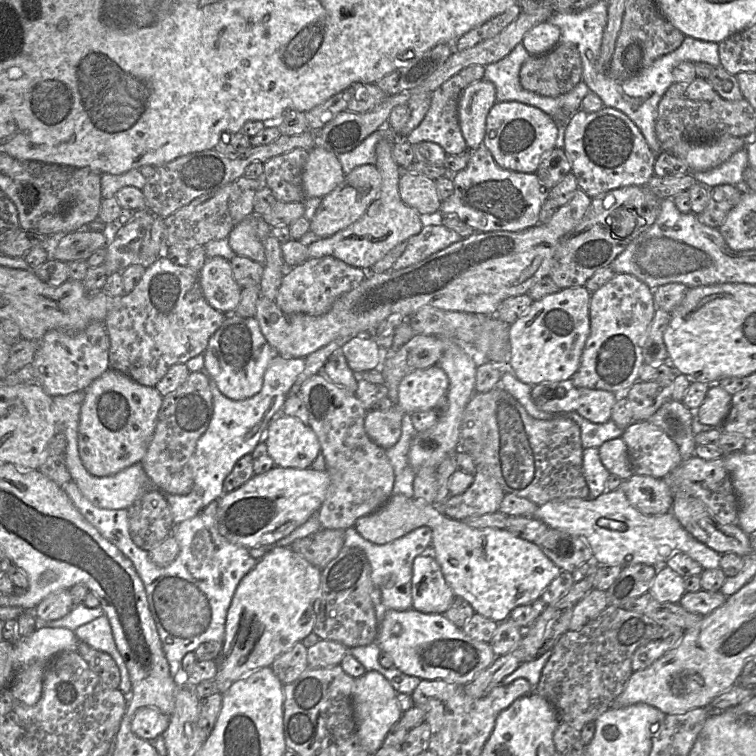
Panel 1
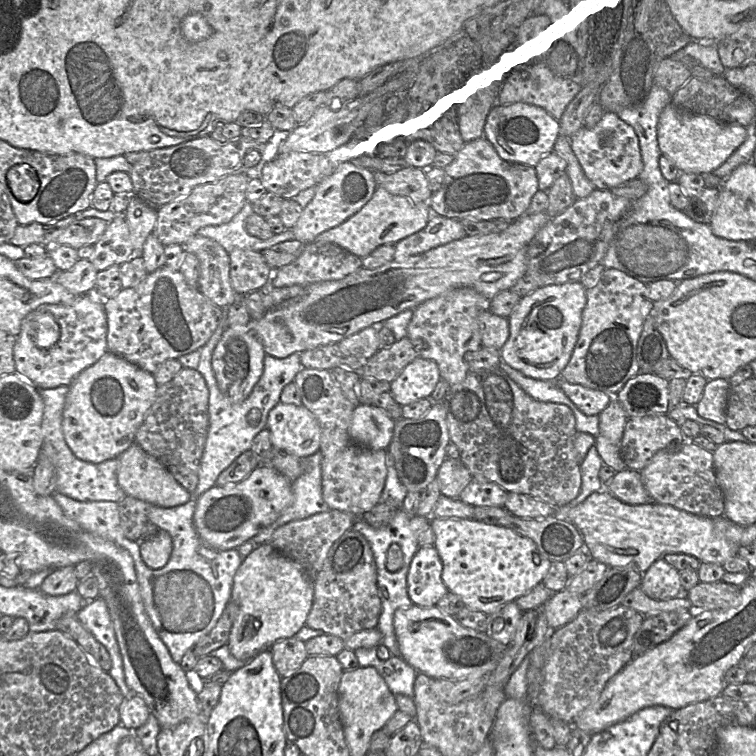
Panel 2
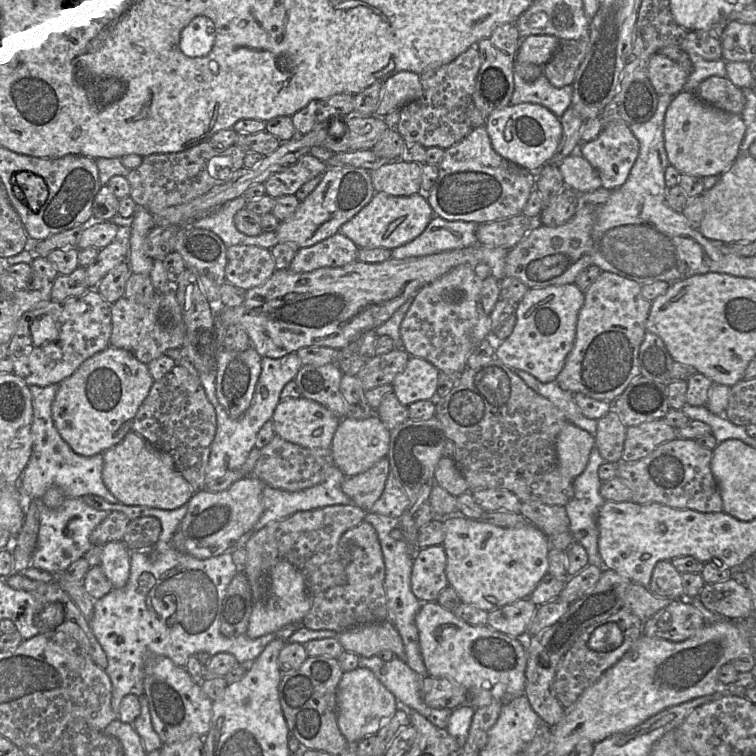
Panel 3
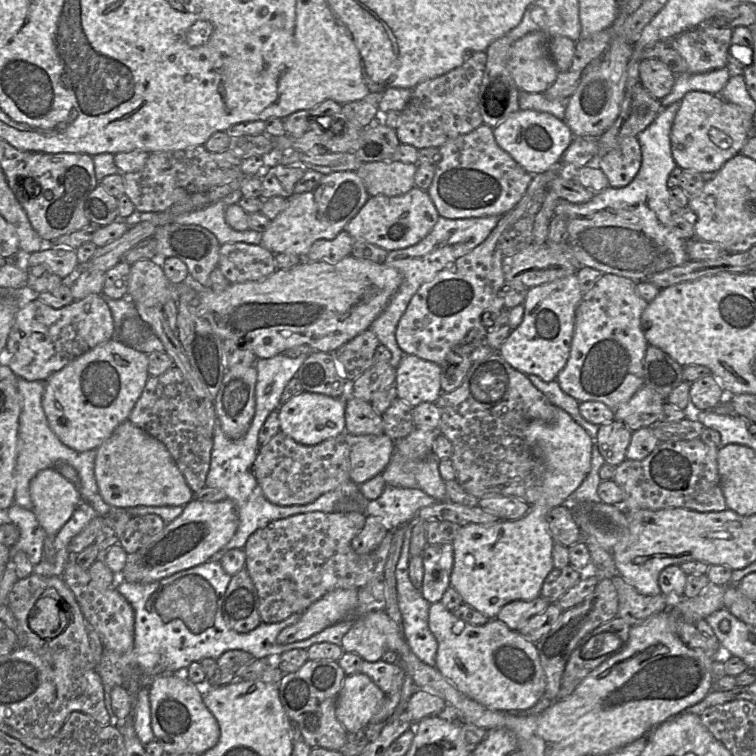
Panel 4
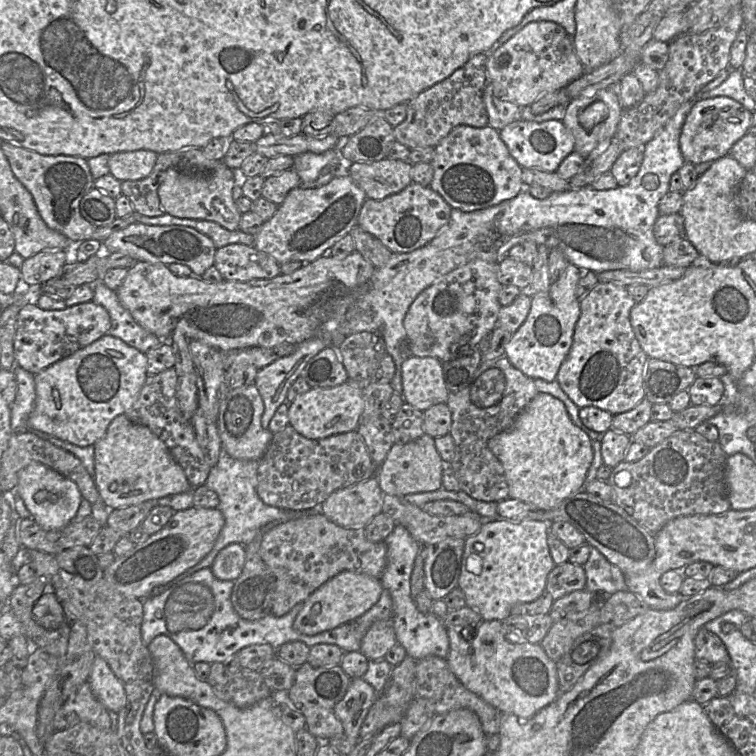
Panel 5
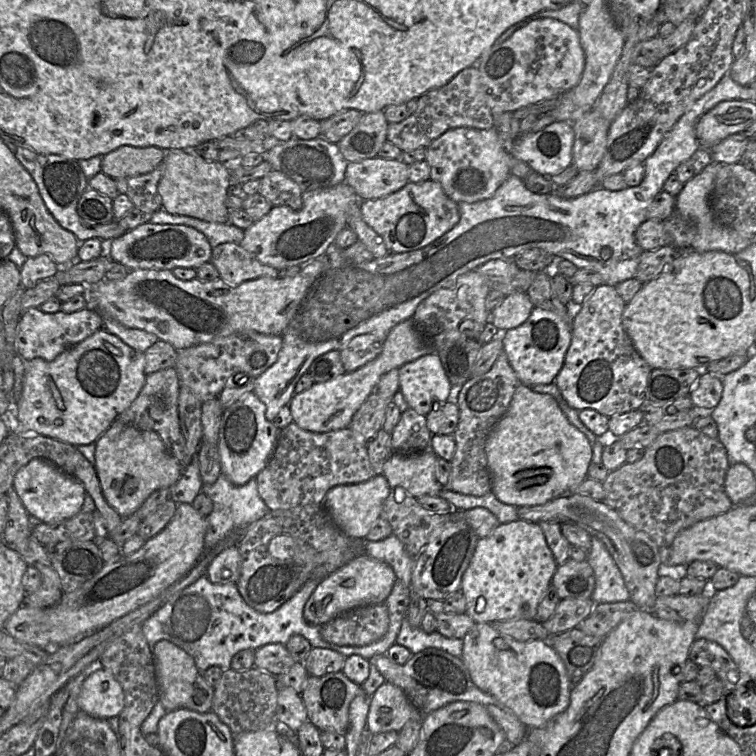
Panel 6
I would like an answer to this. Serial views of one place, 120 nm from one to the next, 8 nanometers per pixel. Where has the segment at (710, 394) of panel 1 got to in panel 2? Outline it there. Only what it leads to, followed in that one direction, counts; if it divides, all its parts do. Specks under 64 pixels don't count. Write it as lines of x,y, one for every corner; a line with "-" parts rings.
715,379
708,381
702,398
695,405
698,415
718,424
726,423
726,404
730,391
728,380

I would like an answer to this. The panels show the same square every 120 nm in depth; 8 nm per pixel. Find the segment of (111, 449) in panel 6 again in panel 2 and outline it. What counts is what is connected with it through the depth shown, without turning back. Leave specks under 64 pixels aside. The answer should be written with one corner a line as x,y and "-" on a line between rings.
136,442
117,459
119,461
118,484
127,496
163,508
180,506
192,499
192,494
179,484
171,472
155,457
146,453

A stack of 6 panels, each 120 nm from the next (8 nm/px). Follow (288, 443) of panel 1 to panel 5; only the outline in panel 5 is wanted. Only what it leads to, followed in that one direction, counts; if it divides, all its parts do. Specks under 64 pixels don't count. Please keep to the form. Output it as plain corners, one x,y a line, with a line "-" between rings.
353,380
331,387
311,388
288,403
289,424
308,439
323,439
331,435
357,430
364,410
363,384

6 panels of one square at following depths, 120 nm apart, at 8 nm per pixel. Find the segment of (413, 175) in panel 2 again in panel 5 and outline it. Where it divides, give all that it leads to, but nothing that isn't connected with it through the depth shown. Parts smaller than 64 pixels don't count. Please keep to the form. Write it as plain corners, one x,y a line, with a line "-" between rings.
384,158
376,162
347,163
345,173
348,173
357,186
364,191
367,198
382,200
390,195
401,192
412,183
412,165
409,161

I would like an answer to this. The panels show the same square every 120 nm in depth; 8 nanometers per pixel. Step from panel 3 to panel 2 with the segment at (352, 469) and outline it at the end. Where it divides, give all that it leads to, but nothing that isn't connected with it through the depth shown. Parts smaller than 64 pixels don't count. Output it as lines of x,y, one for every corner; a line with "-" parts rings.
375,405
355,407
349,427
349,436
358,446
370,450
386,450
394,434
396,420

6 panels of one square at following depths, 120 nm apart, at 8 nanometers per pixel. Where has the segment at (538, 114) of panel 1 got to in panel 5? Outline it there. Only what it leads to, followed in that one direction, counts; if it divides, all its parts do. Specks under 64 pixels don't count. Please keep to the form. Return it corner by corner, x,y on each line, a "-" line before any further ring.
520,119
501,129
499,135
511,156
523,169
556,172
562,160
574,150
572,135
560,120
534,122

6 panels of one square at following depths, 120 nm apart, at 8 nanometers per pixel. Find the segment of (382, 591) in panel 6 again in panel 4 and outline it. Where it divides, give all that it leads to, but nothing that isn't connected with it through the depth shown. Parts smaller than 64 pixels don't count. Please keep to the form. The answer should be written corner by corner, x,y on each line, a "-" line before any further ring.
358,588
336,589
326,593
301,613
300,620
277,636
277,643
289,644
310,638
346,618
358,602

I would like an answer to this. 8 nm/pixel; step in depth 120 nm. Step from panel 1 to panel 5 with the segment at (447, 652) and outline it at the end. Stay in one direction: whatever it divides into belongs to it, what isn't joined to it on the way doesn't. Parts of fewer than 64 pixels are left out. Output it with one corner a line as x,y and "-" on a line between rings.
499,620
482,621
471,640
462,636
460,626
447,627
449,653
445,658
450,670
471,692
492,705
501,713
513,714
527,719
553,703
559,695
557,663
551,660
542,646
522,640
517,634
507,634
503,622

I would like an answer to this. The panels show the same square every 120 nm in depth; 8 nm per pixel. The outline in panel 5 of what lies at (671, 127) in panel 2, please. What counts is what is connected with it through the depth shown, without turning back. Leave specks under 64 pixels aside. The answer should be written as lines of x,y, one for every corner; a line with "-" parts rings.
730,97
698,99
687,114
680,133
679,147
685,161
692,164
713,162
727,155
732,146
749,133
751,119
752,112

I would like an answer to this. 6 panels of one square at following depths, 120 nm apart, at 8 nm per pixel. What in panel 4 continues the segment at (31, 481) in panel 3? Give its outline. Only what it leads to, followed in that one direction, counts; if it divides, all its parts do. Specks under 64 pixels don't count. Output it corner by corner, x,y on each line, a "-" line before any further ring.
17,380
17,389
22,400
22,409
19,416
17,459
15,467
15,502
25,508
33,509
29,484
32,478
41,470
55,468
59,463
68,463
73,466
79,475
80,494
95,509
99,516
105,516
113,507
107,504
98,488
95,477
96,449
78,452
64,445
48,425
42,407
42,396
45,381

